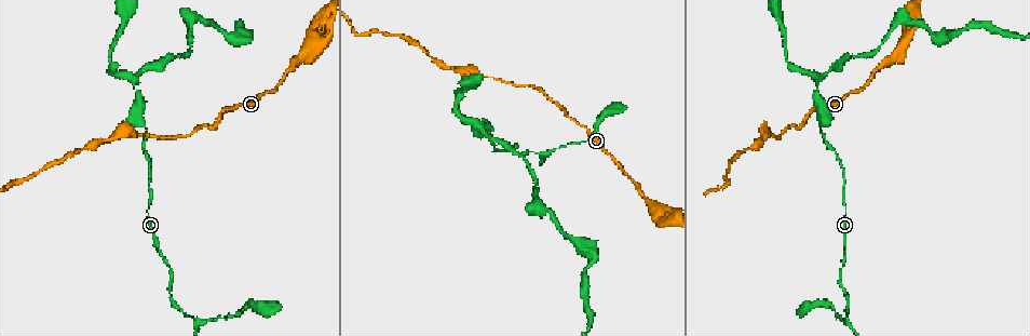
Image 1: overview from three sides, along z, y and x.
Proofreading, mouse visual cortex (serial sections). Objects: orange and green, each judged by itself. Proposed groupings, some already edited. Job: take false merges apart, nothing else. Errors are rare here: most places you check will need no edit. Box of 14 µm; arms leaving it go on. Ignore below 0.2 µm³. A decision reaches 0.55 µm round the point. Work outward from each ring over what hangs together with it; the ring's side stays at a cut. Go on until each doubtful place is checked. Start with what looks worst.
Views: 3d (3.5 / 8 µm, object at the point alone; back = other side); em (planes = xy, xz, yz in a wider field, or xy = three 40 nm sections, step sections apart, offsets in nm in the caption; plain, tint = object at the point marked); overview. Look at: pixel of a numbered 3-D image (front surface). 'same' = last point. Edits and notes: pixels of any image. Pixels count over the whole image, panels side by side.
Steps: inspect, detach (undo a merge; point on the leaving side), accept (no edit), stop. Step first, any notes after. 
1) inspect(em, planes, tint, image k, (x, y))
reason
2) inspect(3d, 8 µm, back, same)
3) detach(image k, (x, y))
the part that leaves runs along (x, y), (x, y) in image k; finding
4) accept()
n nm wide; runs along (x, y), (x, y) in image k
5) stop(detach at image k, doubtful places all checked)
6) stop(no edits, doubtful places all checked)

inspect(3d, 3.5 µm, image 1, (196, 318))
branch point

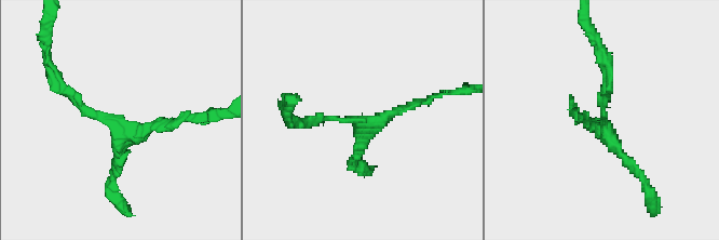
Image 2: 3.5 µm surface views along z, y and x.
inspect(em, xy, step 2, tint, image 2, (119, 123))
3 arms; arms of 150, 150, 150 nm; now the EM

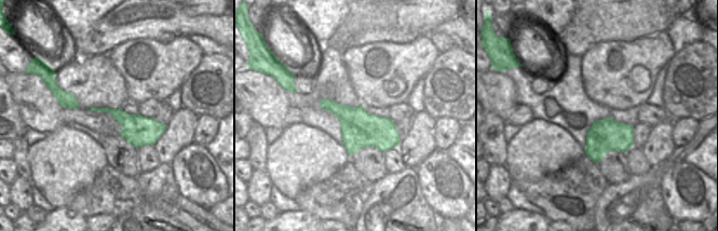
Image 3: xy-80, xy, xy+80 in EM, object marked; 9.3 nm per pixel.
accept()
one cell here

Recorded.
inspect(3d, 3.5 µm, image 1, (312, 21))
a narrow waist

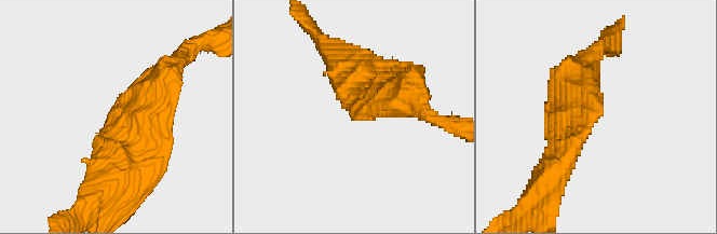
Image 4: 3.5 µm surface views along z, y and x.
inspect(em, xy, step 2, tint, image 4, (358, 102))
need the tissue

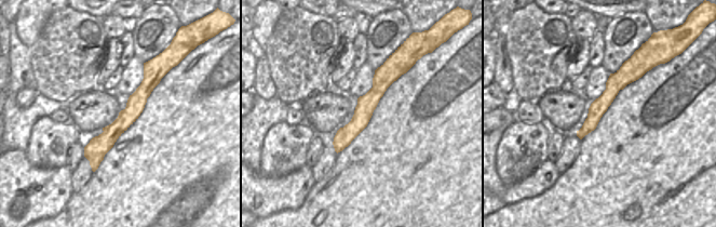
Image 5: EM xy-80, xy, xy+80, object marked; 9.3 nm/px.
accept()
runs along (103, 177), (119, 105), (162, 71) in image 4; one cell here

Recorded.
inspect(3d, 3.5 µm, image 1, (818, 80))
three-way junction

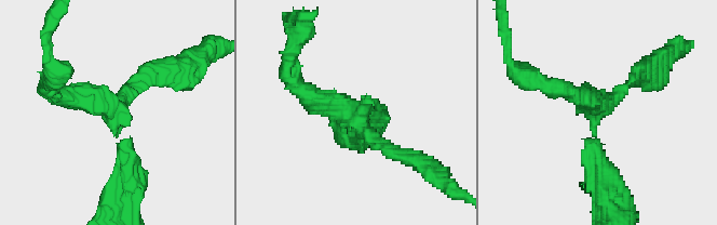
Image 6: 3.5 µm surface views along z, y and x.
inspect(em, xy, step 2, tint, image 6, (111, 108))

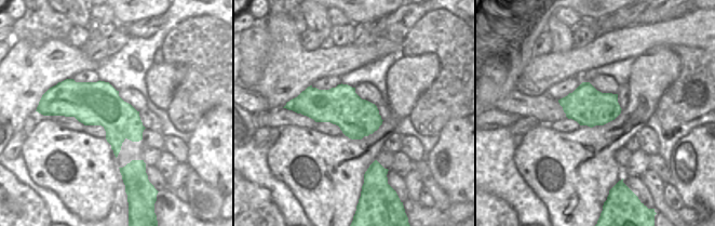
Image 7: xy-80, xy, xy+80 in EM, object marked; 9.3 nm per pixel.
accept()
runs along (601, 176), (593, 117), (640, 74) in image 6; all the same cell

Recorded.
inspect(3d, 3.5 µm, back, image 1, (192, 15))
sharp bend

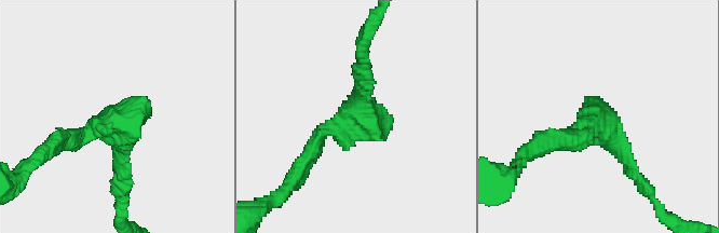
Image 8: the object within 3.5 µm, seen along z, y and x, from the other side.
inspect(em, xy, step 3, tint, image 8, (354, 116))

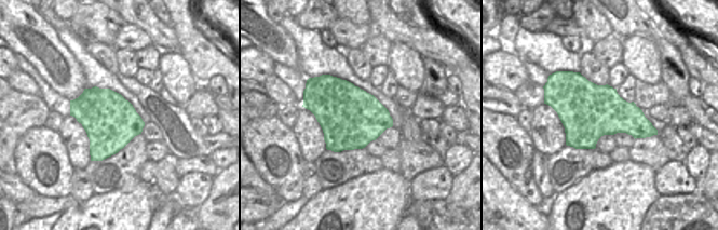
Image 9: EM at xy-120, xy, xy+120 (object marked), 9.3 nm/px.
accept()
runs along (362, 74), (362, 110), (306, 156) in image 8; one cell here

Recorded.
stop(no edits, doubtful places all checked)

